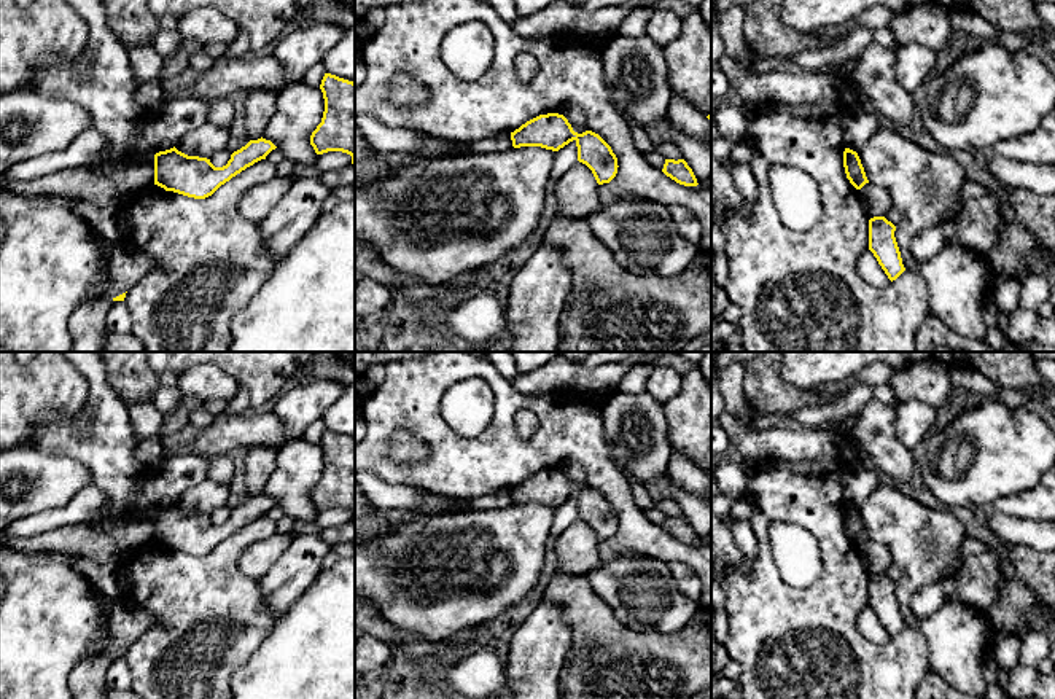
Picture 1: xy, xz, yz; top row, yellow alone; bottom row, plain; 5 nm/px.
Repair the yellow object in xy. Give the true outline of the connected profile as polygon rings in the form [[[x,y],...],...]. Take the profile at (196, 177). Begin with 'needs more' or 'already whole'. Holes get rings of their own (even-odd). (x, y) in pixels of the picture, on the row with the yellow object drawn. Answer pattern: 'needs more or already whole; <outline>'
already whole; [[[266,139],[250,140],[234,151],[223,167],[215,167],[210,159],[188,156],[175,146],[154,154],[154,185],[194,199],[212,196],[232,177],[266,159],[277,146]]]

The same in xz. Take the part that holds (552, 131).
already whole; [[[539,115],[511,132],[514,148],[541,146],[559,151],[576,142],[578,161],[586,164],[598,185],[609,183],[617,174],[617,158],[611,146],[595,132],[578,134],[563,115]]]

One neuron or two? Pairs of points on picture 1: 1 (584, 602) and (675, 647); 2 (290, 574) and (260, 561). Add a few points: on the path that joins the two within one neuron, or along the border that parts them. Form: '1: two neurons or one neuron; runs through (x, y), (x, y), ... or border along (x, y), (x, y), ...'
1: one neuron; runs through (605, 624), (627, 647), (653, 647)
2: two neurons; border along (295, 537), (280, 558), (258, 578)

